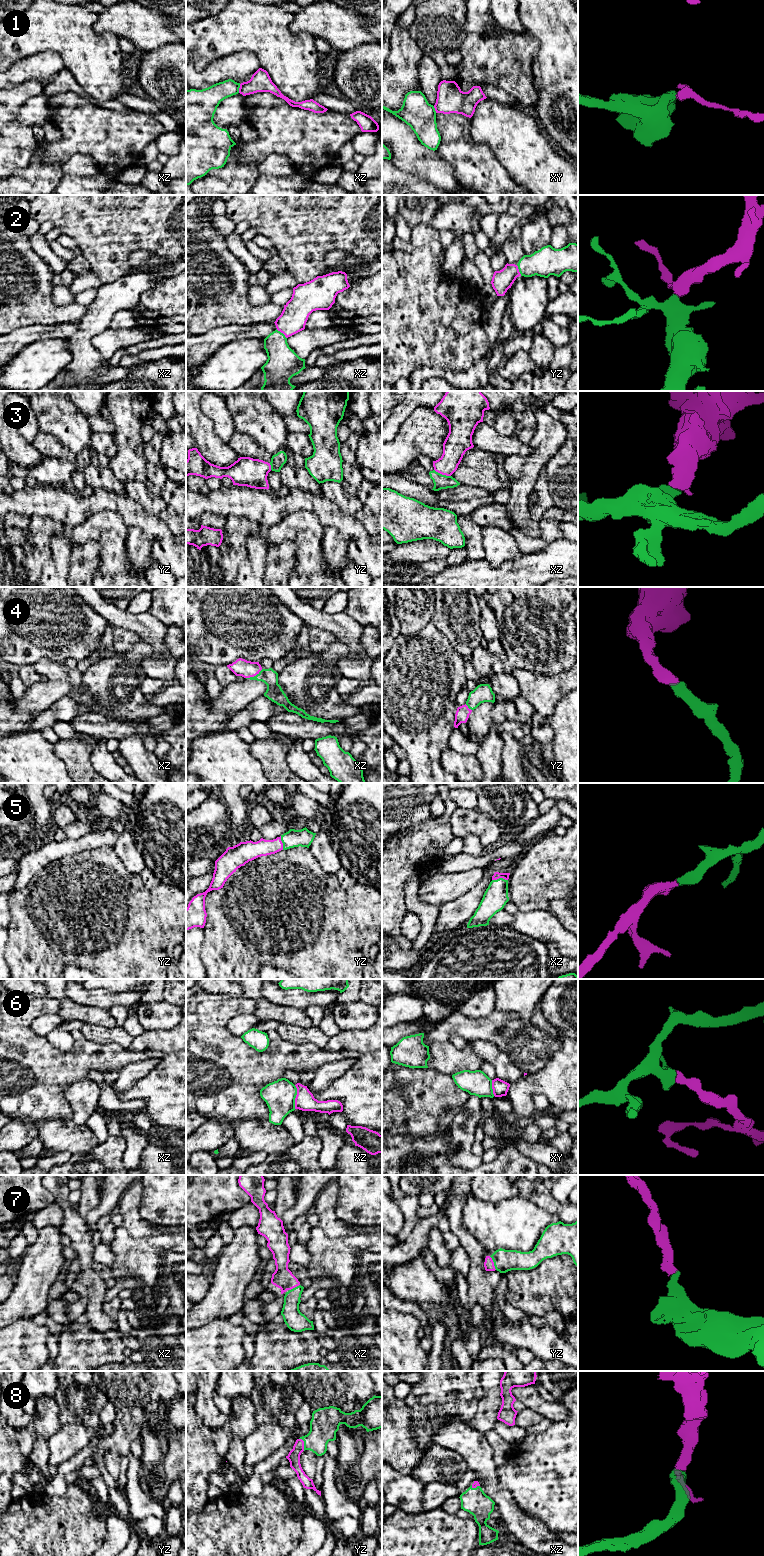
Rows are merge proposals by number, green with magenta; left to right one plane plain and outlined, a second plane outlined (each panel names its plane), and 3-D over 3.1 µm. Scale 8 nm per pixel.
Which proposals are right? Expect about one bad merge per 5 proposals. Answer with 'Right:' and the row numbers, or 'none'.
Right: 2, 3, 4, 5, 7, 8

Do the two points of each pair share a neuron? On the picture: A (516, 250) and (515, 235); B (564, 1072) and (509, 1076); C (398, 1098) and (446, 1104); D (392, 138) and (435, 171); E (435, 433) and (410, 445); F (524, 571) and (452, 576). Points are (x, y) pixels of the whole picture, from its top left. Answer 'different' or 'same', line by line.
A: same
B: different
C: same
D: same
E: same
F: same

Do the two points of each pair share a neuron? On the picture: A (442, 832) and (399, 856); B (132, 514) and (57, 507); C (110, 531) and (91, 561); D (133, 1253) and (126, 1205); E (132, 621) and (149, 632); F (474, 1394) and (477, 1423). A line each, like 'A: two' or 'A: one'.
A: one
B: one
C: two
D: one
E: one
F: two

